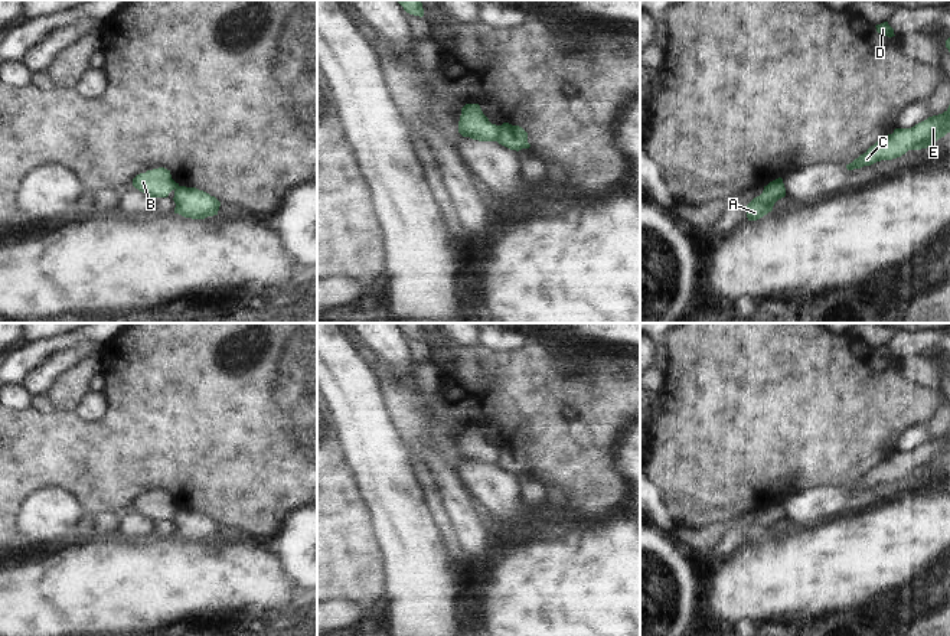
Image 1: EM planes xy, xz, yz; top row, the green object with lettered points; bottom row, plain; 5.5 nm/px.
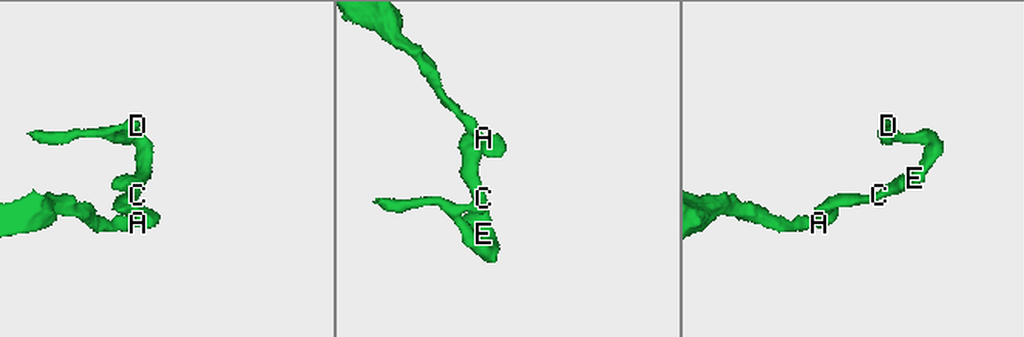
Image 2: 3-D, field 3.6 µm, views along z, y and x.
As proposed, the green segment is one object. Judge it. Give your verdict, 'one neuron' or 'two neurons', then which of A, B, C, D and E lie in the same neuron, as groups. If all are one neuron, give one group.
two neurons; A / B C D E

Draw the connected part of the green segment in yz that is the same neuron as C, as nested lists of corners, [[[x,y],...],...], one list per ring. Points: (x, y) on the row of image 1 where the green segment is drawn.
[[[950,105],[943,114],[928,117],[911,128],[895,128],[892,134],[879,138],[864,154],[846,164],[846,169],[861,169],[881,160],[901,157],[908,150],[927,149],[947,133],[950,133]]]

